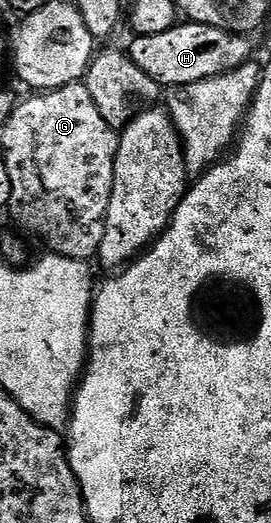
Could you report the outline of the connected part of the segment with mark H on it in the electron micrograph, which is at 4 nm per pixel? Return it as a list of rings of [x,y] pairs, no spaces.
[[[180,22],[165,30],[165,34],[135,36],[129,55],[141,70],[145,70],[145,74],[149,74],[149,78],[153,78],[153,82],[170,90],[220,76],[248,63],[252,59],[251,39],[250,35],[226,32],[217,26]]]

